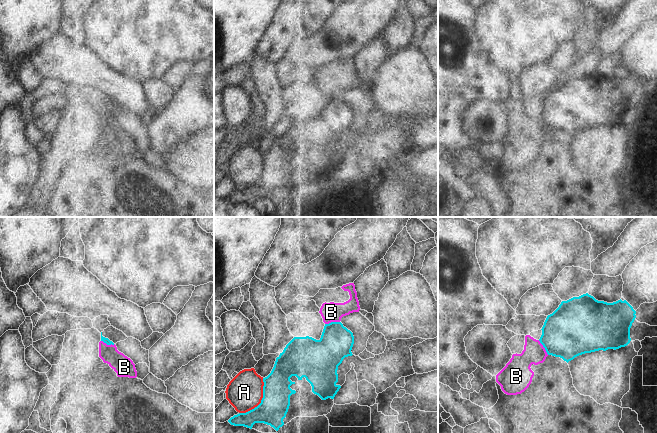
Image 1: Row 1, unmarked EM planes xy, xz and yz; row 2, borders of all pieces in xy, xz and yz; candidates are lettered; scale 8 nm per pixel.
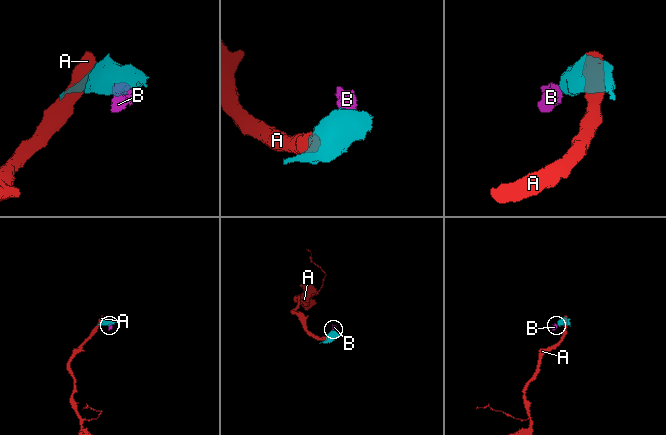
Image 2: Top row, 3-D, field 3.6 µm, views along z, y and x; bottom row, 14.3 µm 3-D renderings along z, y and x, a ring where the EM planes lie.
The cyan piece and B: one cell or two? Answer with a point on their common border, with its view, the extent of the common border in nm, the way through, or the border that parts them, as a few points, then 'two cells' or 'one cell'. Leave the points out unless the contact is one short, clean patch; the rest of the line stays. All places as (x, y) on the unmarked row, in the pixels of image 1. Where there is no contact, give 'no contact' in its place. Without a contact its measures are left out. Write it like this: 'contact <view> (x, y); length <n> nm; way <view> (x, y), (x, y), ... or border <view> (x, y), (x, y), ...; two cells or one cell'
contact xz (332, 98); length 120 nm; border xz (339, 97), (331, 97), (325, 100); two cells

